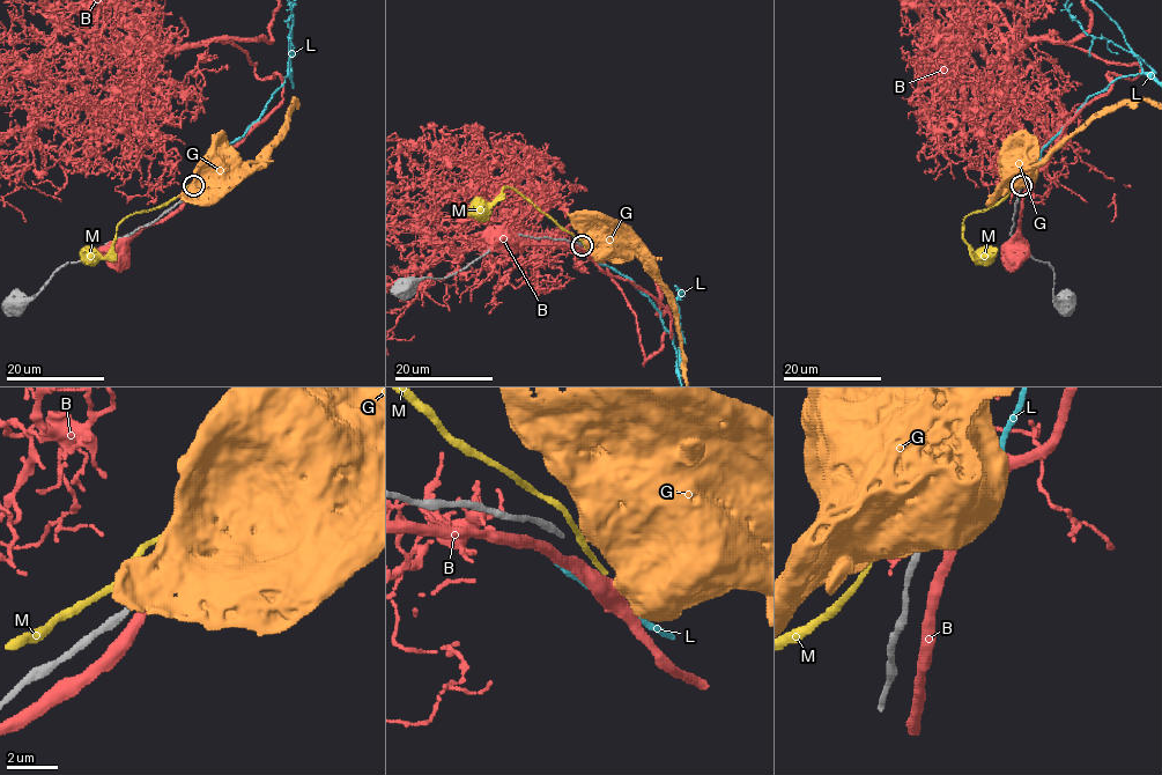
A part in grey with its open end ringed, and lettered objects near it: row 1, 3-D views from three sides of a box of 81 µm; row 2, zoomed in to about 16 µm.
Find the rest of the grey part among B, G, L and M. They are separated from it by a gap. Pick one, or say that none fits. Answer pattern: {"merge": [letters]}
{"merge": []}

